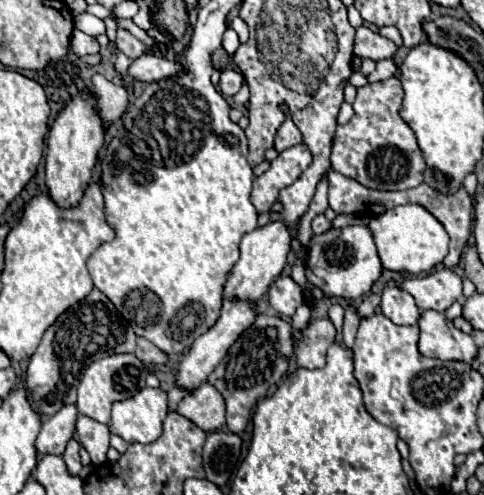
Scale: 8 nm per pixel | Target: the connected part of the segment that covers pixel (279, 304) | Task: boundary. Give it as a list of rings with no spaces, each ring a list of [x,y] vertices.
[[[278,278],[268,292],[270,306],[284,318],[292,318],[296,308],[304,302],[300,286],[292,278]]]

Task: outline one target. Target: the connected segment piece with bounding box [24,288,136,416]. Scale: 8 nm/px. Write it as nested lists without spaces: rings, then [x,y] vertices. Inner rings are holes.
[[[96,288],[78,304],[70,306],[56,322],[44,332],[40,346],[30,358],[24,386],[28,390],[28,402],[36,408],[40,416],[52,416],[68,404],[76,404],[76,390],[80,382],[80,368],[90,366],[92,362],[112,356],[134,352],[136,334],[130,324],[120,316],[120,312],[98,292]]]

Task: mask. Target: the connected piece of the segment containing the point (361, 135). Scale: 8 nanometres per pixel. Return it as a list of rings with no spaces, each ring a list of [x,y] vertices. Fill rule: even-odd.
[[[388,78],[358,88],[352,104],[352,120],[336,128],[330,156],[336,172],[374,190],[408,190],[422,182],[422,152],[412,128],[398,114],[402,96],[404,90],[398,78]]]

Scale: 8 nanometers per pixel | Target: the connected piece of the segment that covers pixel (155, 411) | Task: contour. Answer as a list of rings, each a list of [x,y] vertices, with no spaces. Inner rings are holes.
[[[142,388],[136,396],[114,404],[108,428],[110,428],[110,434],[122,436],[130,444],[134,442],[148,444],[148,442],[154,442],[162,434],[162,420],[166,418],[166,414],[168,414],[166,394],[160,388]]]

